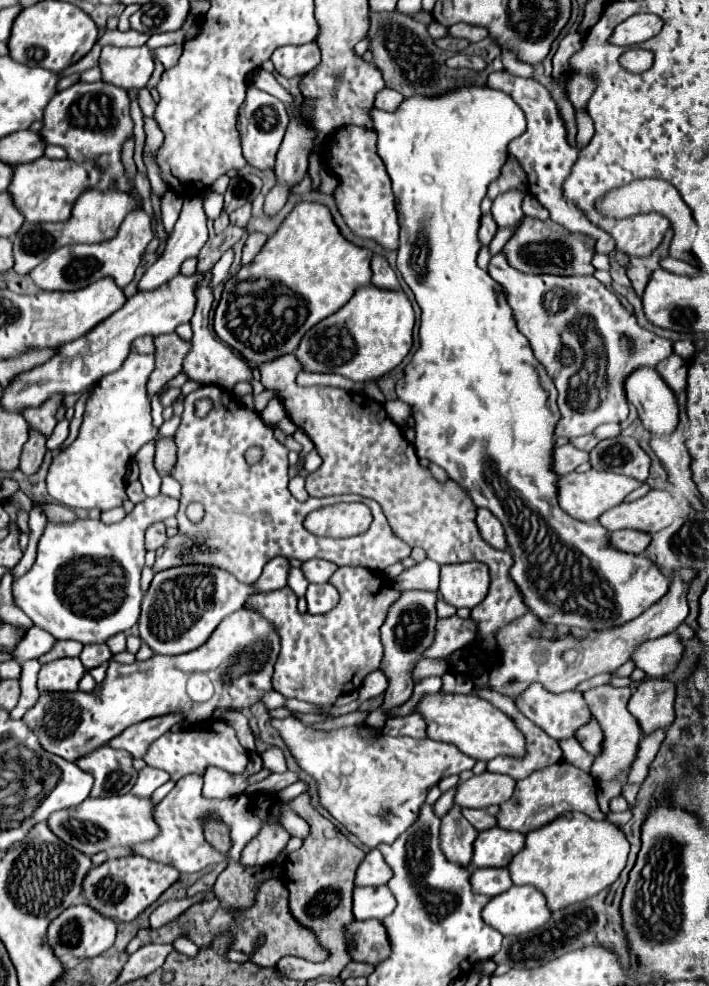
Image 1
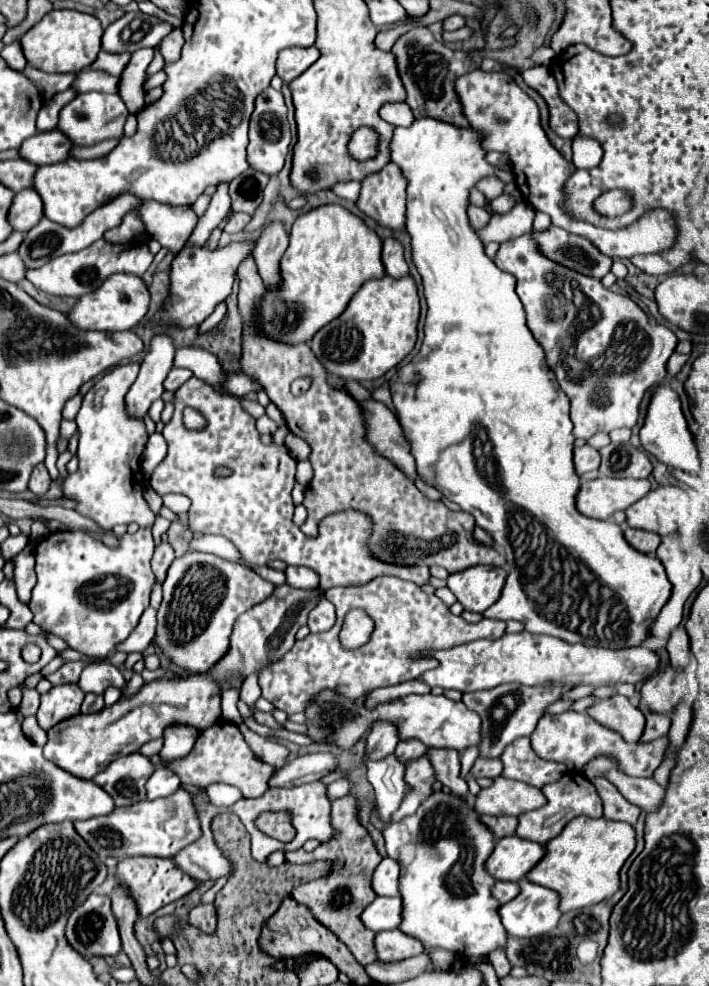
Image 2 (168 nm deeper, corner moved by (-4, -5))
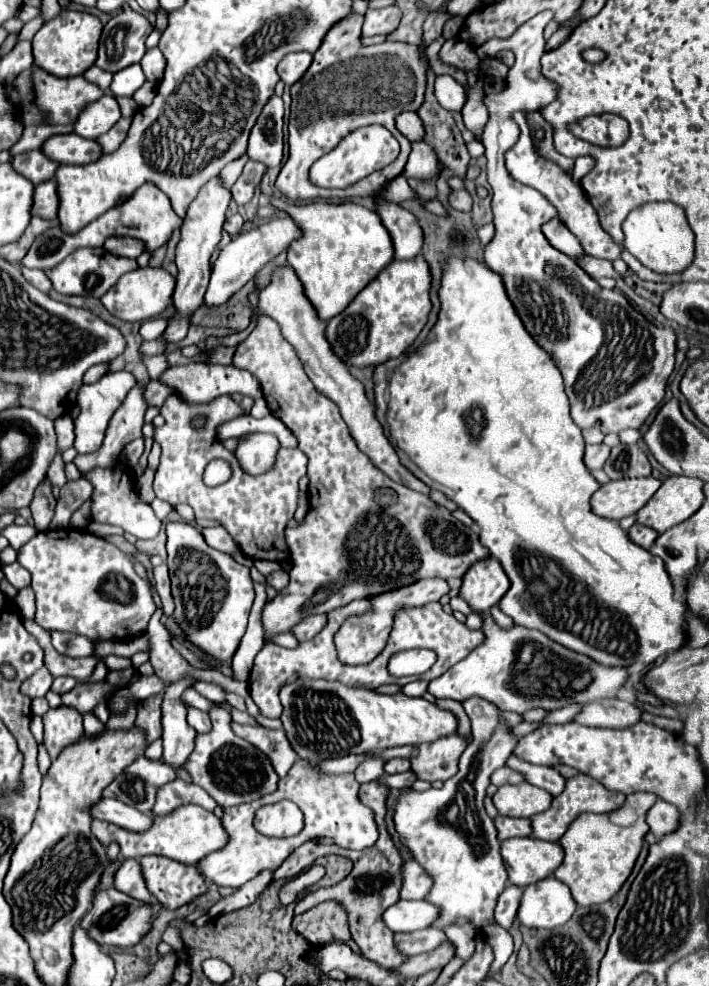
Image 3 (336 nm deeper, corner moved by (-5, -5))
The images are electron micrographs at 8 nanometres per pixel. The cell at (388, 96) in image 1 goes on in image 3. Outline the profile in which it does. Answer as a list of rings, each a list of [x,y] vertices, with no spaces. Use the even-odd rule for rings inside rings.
[[[412,111],[400,113],[396,117],[396,127],[410,143],[416,143],[416,141],[424,139],[424,125],[422,125],[420,117],[416,113],[412,113]]]

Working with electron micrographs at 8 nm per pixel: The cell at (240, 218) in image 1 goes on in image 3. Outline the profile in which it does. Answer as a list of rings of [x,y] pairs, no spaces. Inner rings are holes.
[[[236,213],[236,215],[232,215],[232,217],[228,217],[226,219],[226,223],[224,223],[224,229],[234,237],[234,235],[238,235],[240,231],[242,231],[242,227],[244,227],[244,219]]]

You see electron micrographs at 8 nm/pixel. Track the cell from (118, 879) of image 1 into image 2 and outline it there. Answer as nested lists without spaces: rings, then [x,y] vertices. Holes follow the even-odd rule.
[[[129,857],[119,861],[117,871],[115,871],[115,883],[121,885],[125,883],[127,891],[131,897],[135,897],[135,903],[139,905],[139,915],[149,917],[157,909],[181,899],[189,891],[197,887],[197,881],[191,879],[187,873],[183,873],[171,859],[161,859],[161,857]]]

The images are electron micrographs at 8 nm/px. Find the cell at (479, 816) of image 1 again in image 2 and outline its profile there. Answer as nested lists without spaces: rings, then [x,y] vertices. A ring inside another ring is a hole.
[[[481,815],[479,821],[483,821],[483,825],[487,825],[487,829],[491,829],[491,833],[495,833],[495,839],[513,835],[515,827],[517,827],[517,817],[513,817],[513,815],[499,815],[499,817]]]

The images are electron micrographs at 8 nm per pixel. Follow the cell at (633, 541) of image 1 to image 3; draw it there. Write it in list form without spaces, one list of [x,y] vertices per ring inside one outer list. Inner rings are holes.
[[[636,523],[628,533],[630,533],[630,539],[634,543],[638,543],[640,547],[644,547],[644,549],[650,549],[652,543],[658,539],[658,531],[656,529],[646,527],[646,525],[640,525],[640,523]]]

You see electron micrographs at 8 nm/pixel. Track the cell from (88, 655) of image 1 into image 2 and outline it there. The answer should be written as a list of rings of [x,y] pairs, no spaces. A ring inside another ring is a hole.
[[[107,659],[105,661],[93,661],[93,663],[85,665],[81,679],[79,679],[79,687],[85,693],[89,693],[89,691],[103,693],[109,685],[115,685],[119,689],[125,687],[125,679],[115,665],[111,665]]]

